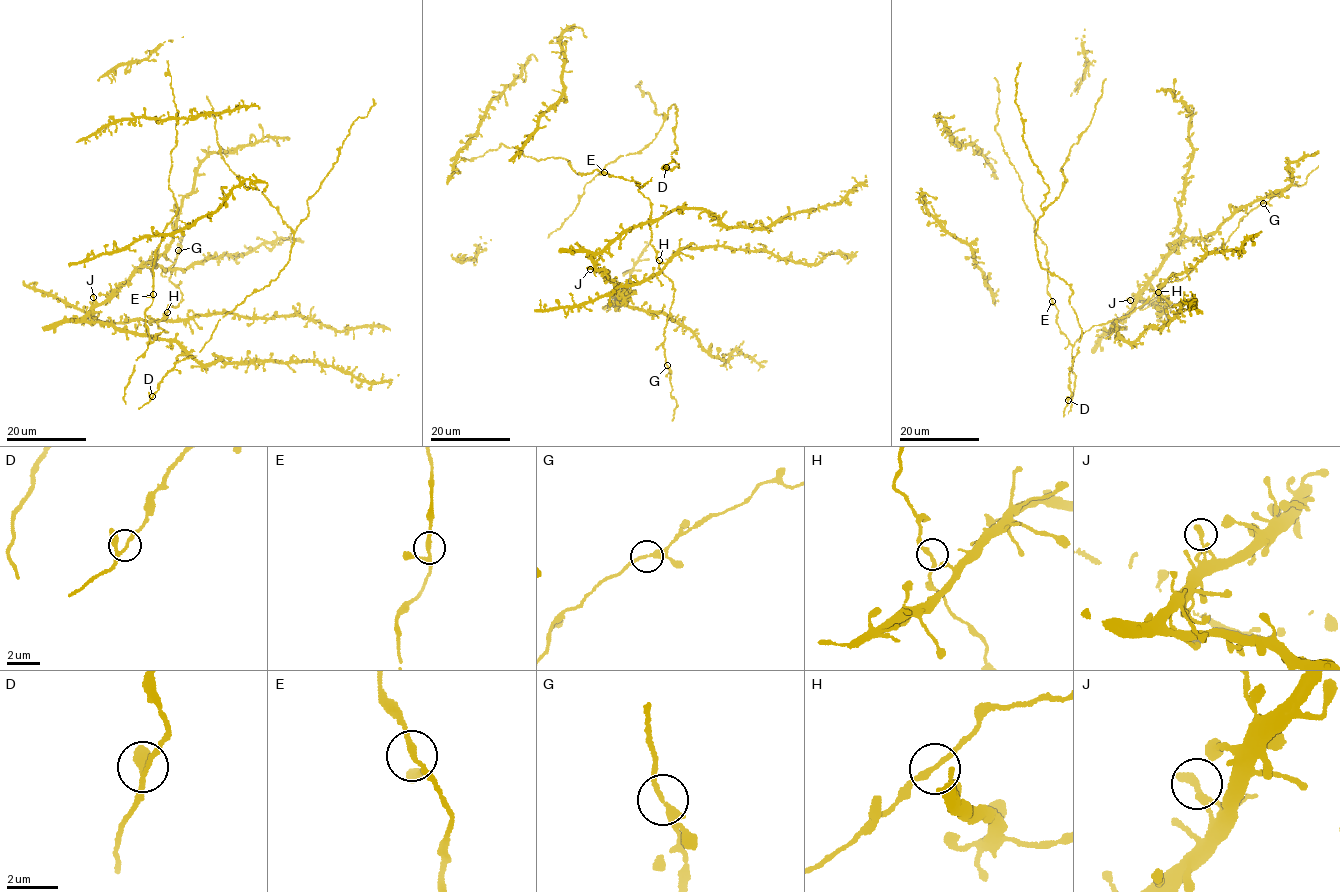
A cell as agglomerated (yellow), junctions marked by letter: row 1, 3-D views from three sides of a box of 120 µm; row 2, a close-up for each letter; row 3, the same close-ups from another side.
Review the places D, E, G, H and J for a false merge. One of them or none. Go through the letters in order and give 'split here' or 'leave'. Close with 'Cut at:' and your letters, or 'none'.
D: leave
E: leave
G: leave
H: leave
J: leave
Cut at: none

